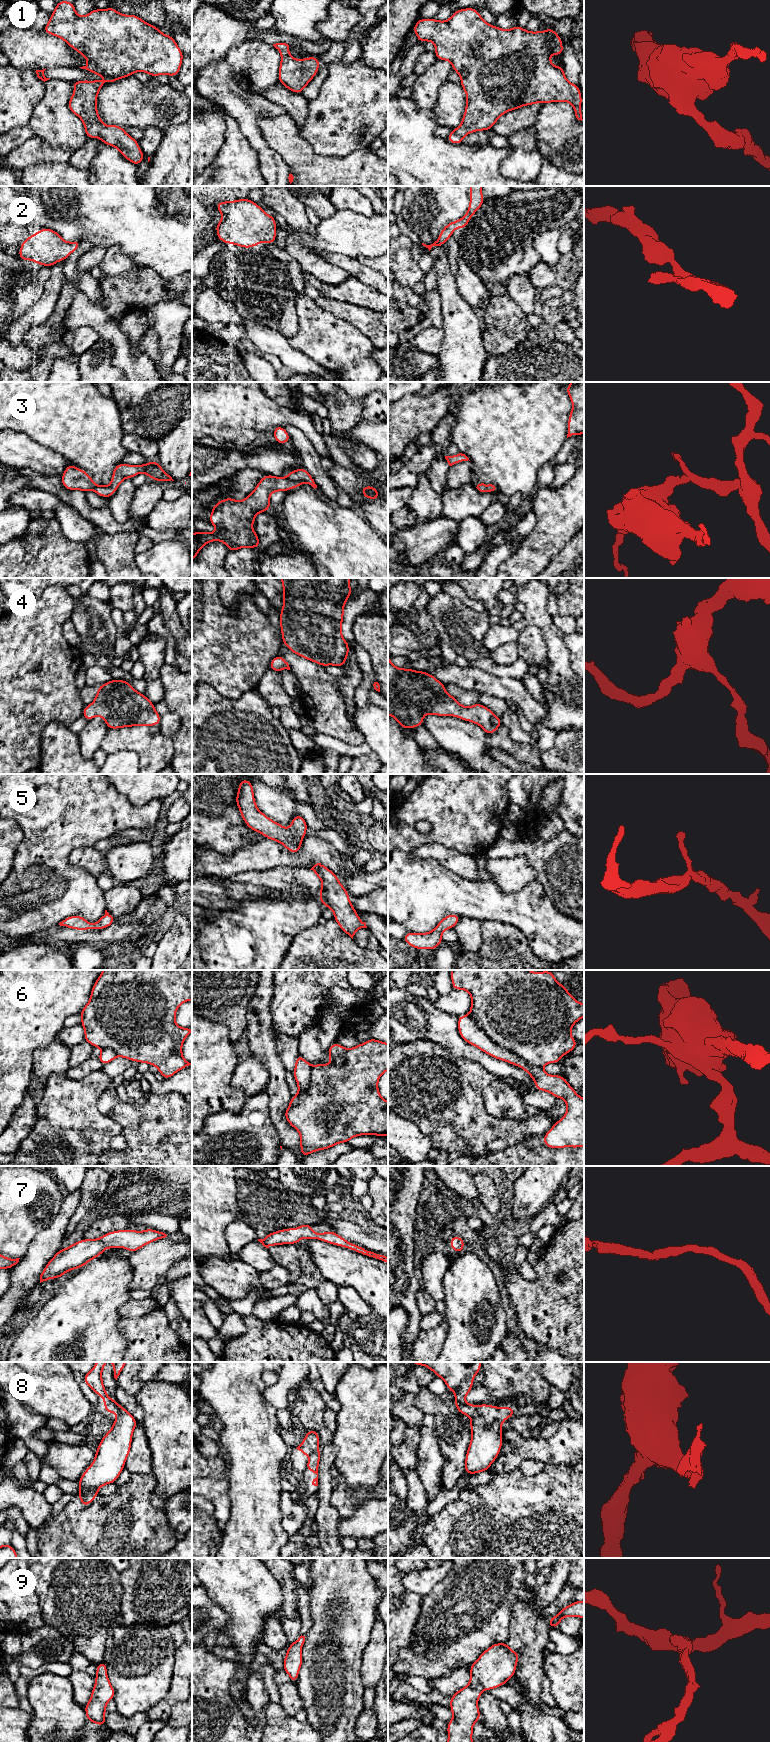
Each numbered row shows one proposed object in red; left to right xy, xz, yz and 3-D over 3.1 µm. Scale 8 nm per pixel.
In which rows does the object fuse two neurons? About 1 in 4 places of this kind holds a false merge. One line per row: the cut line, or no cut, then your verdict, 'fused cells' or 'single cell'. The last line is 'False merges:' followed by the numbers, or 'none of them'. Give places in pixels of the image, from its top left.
1: no cut; single cell
2: no cut; single cell
3: no cut; single cell
4: no cut; single cell
5: no cut; single cell
6: cut in yz along (468, 1014), (494, 1043), (515, 1053), (529, 1064), (541, 1068); fused cells
7: no cut; single cell
8: cut in yz along (477, 1406), (477, 1412), (471, 1417); fused cells
9: no cut; single cell
False merges: 6, 8

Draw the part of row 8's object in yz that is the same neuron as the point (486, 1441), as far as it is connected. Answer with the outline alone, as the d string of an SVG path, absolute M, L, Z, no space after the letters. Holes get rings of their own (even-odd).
M477 1406L477 1414L471 1417L470 1422L471 1441L465 1458L465 1474L488 1471L503 1444L501 1424L514 1414L516 1412L510 1406Z

